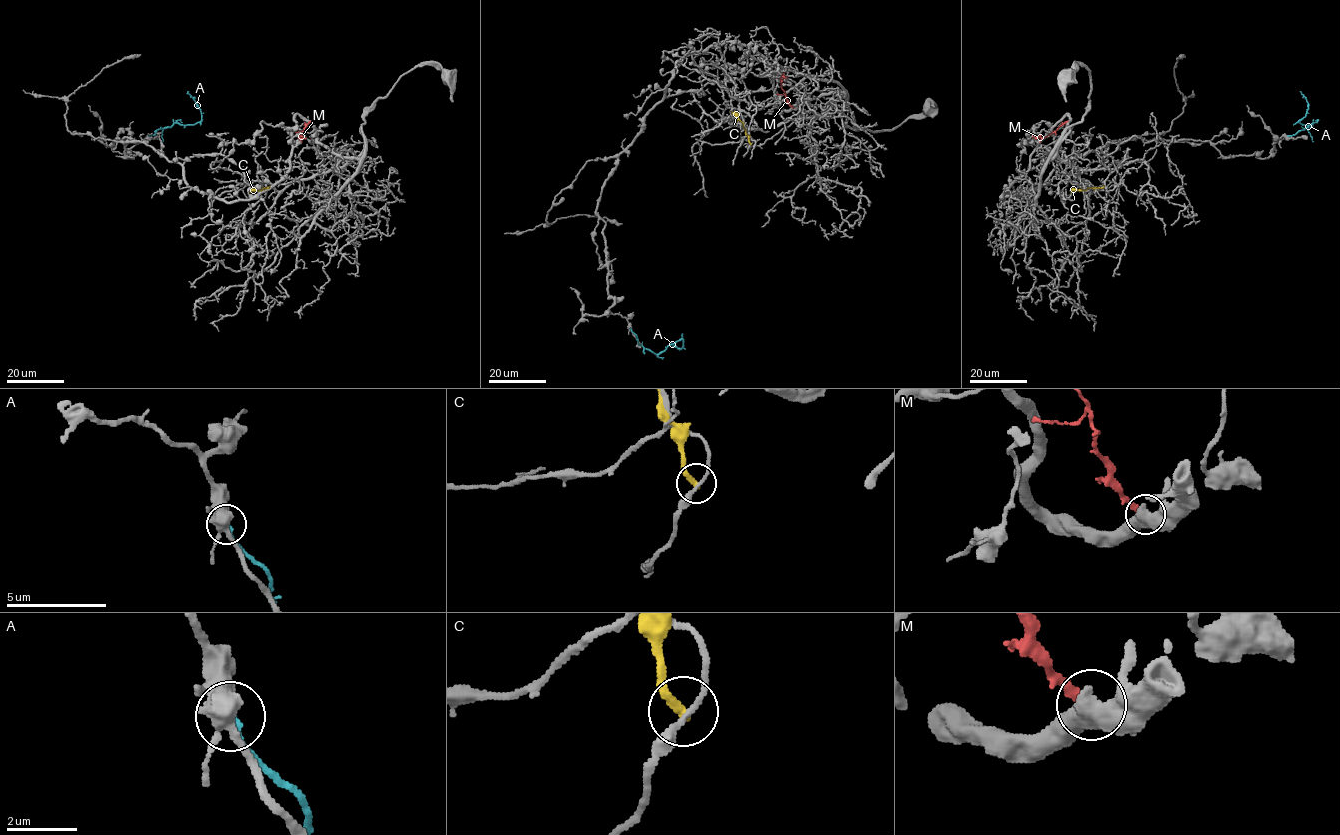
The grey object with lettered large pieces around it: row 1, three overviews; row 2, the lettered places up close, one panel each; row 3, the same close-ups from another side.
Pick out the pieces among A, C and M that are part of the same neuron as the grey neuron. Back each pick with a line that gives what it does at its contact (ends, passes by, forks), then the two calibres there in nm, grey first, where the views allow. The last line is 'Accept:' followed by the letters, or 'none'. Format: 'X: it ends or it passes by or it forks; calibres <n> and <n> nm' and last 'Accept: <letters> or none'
Accept: none

